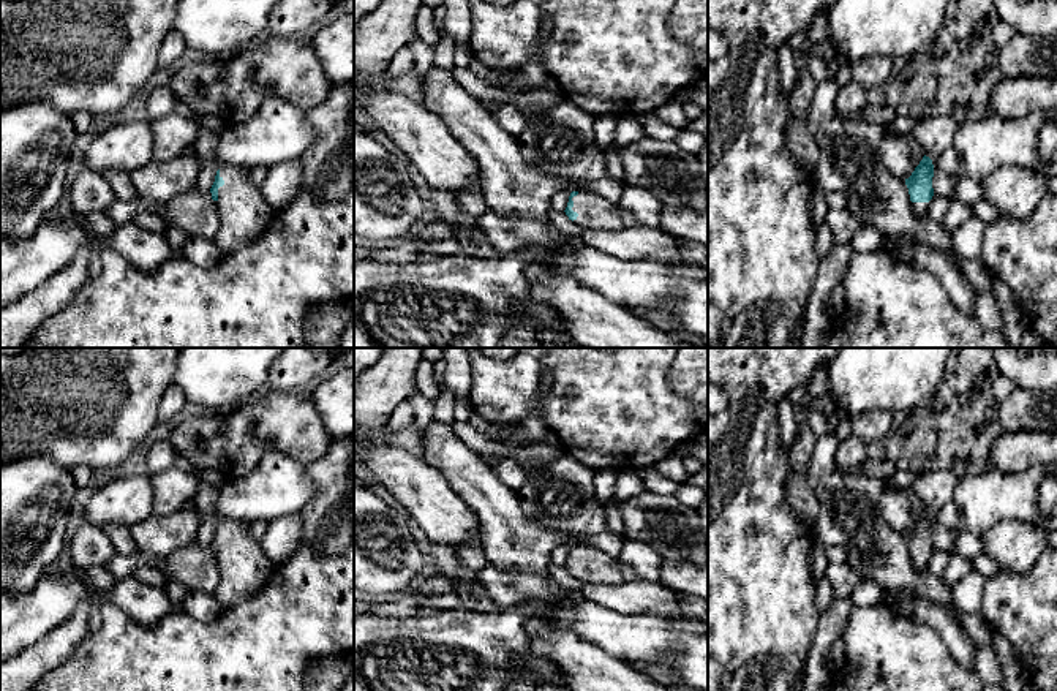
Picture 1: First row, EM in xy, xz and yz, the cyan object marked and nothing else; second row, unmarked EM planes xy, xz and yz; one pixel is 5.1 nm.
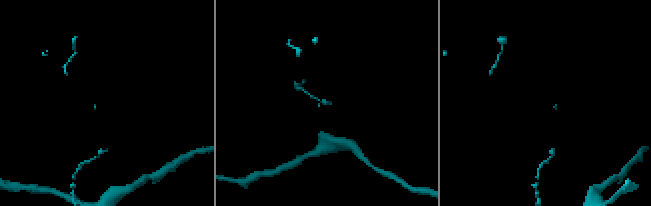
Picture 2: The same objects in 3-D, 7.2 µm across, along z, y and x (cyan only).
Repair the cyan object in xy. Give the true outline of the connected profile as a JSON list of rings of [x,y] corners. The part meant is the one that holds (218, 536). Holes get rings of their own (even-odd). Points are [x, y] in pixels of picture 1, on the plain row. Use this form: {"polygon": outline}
{"polygon": [[[224,519],[216,525],[210,542],[221,572],[213,596],[223,609],[254,598],[275,569],[261,541],[248,533],[248,527],[250,522]]]}

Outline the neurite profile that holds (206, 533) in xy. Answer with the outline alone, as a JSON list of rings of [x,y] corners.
[[[205,514],[205,522],[201,525],[199,531],[197,531],[197,538],[196,538],[196,544],[205,547],[210,546],[213,536],[215,536],[215,530],[216,530],[216,522],[210,520],[210,514]]]

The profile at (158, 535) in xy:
[[[183,508],[166,515],[152,514],[130,527],[130,531],[137,550],[155,557],[167,557],[194,544],[202,523],[197,508]]]

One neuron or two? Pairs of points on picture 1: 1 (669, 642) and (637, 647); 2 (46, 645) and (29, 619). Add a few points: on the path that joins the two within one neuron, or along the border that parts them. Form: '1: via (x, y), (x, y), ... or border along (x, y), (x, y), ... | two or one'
1: via (661, 642), (645, 642) | one
2: border along (71, 615), (16, 655) | two

